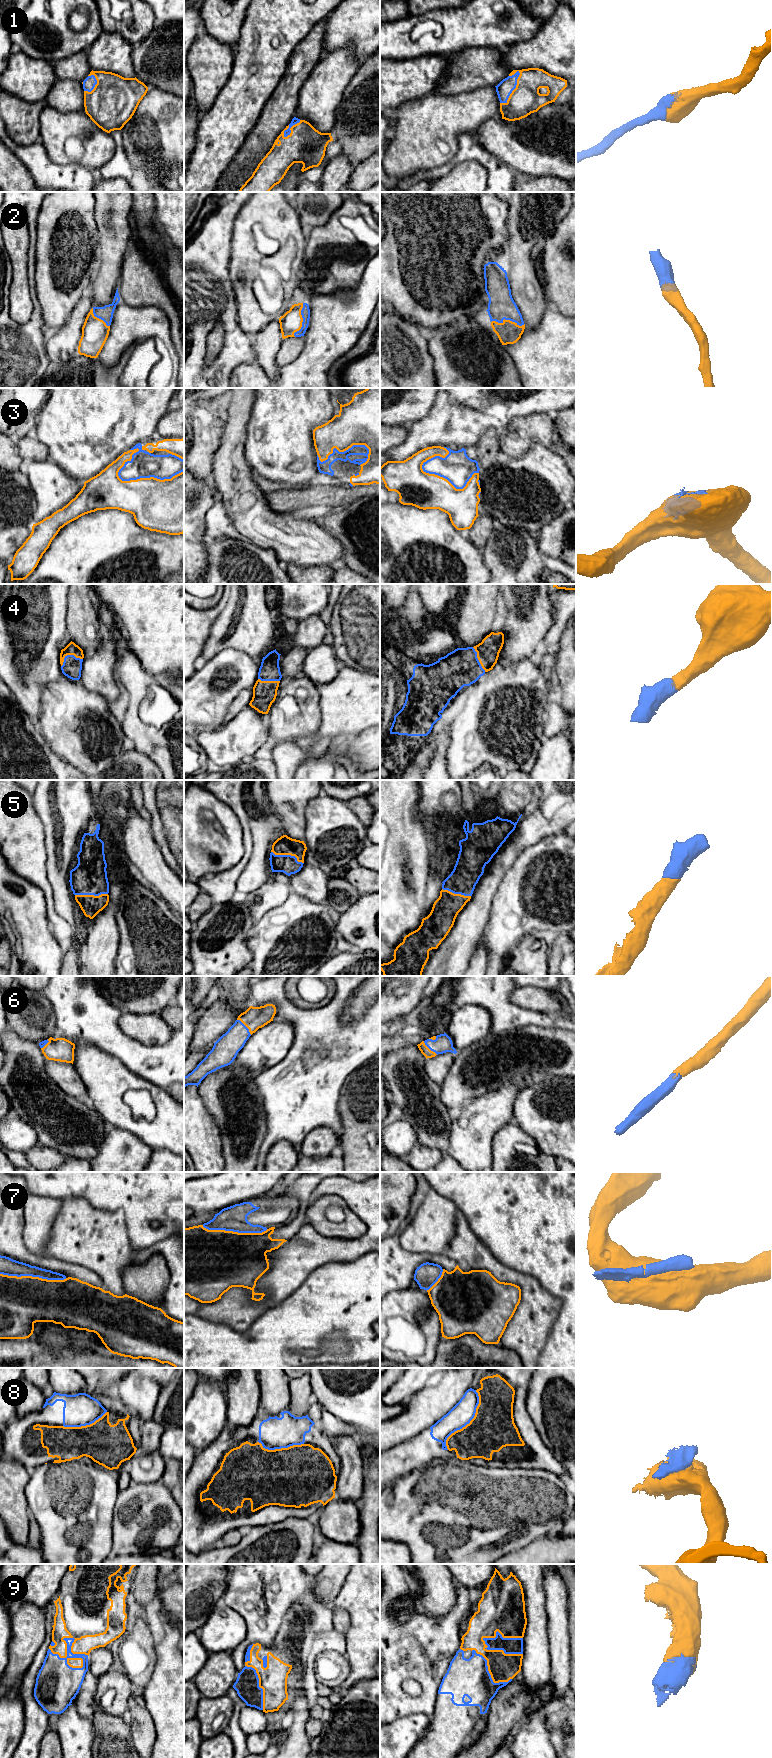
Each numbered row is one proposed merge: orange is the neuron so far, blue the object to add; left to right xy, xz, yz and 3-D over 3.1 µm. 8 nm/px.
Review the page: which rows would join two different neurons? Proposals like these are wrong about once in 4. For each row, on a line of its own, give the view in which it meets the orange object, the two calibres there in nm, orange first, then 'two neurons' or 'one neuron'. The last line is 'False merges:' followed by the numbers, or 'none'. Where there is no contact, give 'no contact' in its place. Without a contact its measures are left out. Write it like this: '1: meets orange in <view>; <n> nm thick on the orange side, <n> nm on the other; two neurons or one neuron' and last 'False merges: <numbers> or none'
1: meets orange in yz; 240 nm thick on the orange side, 120 nm on the other; one neuron
2: meets orange in yz; 190 nm thick on the orange side, 220 nm on the other; one neuron
3: meets orange in xy; 420 nm thick on the orange side, 220 nm on the other; one neuron
4: meets orange in xy; 100 nm thick on the orange side, 160 nm on the other; one neuron
5: meets orange in xz; 150 nm thick on the orange side, 150 nm on the other; one neuron
6: meets orange in xz; 180 nm thick on the orange side, 200 nm on the other; one neuron
7: meets orange in xy; 400 nm thick on the orange side, 140 nm on the other; two neurons
8: meets orange in yz; 360 nm thick on the orange side, 180 nm on the other; one neuron
9: meets orange in xy; 120 nm thick on the orange side, 170 nm on the other; one neuron
False merges: 7

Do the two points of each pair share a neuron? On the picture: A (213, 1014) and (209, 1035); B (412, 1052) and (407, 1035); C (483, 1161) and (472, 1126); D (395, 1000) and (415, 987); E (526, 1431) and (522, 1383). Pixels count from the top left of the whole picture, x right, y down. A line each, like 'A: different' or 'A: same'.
A: same
B: different
C: same
D: same
E: same

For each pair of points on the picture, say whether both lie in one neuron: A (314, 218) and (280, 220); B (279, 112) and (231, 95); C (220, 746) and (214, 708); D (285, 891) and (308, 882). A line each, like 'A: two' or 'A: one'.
A: two
B: two
C: two
D: two

